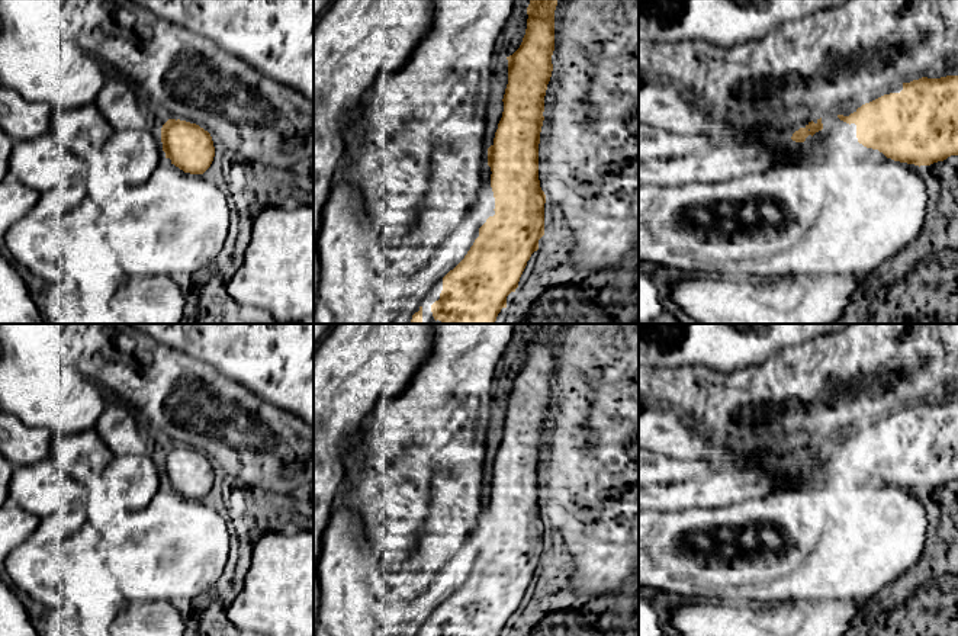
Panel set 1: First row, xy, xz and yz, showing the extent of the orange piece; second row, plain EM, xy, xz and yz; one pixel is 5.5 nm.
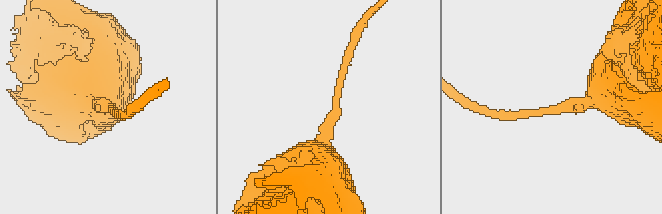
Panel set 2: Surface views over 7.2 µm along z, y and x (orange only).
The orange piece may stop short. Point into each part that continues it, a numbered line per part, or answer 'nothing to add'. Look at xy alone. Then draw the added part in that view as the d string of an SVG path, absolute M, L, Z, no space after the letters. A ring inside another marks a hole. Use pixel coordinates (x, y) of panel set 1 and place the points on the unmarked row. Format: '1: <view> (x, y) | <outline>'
nothing to add

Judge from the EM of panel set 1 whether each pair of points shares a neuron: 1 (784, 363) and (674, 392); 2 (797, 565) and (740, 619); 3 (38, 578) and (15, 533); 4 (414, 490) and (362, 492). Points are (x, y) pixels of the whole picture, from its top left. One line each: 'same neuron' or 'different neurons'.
1: same neuron
2: different neurons
3: different neurons
4: different neurons

